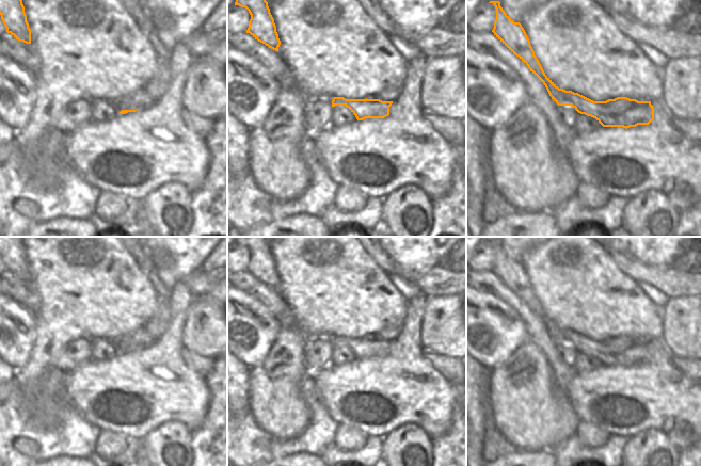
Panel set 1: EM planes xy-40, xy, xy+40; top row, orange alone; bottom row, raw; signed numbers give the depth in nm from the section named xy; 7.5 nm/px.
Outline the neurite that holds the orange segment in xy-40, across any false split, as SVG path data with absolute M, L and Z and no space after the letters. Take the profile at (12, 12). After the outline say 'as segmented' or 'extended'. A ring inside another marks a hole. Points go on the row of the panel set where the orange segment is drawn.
M0 0L0 15L7 33L19 42L31 44L31 30L22 0Z; as segmented

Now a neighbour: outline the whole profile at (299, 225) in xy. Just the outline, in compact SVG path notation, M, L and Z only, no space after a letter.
M294 214L271 223L260 223L240 237L331 237L321 216Z

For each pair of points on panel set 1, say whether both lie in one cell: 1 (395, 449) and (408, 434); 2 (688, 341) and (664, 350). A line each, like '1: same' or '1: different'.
1: same
2: different

